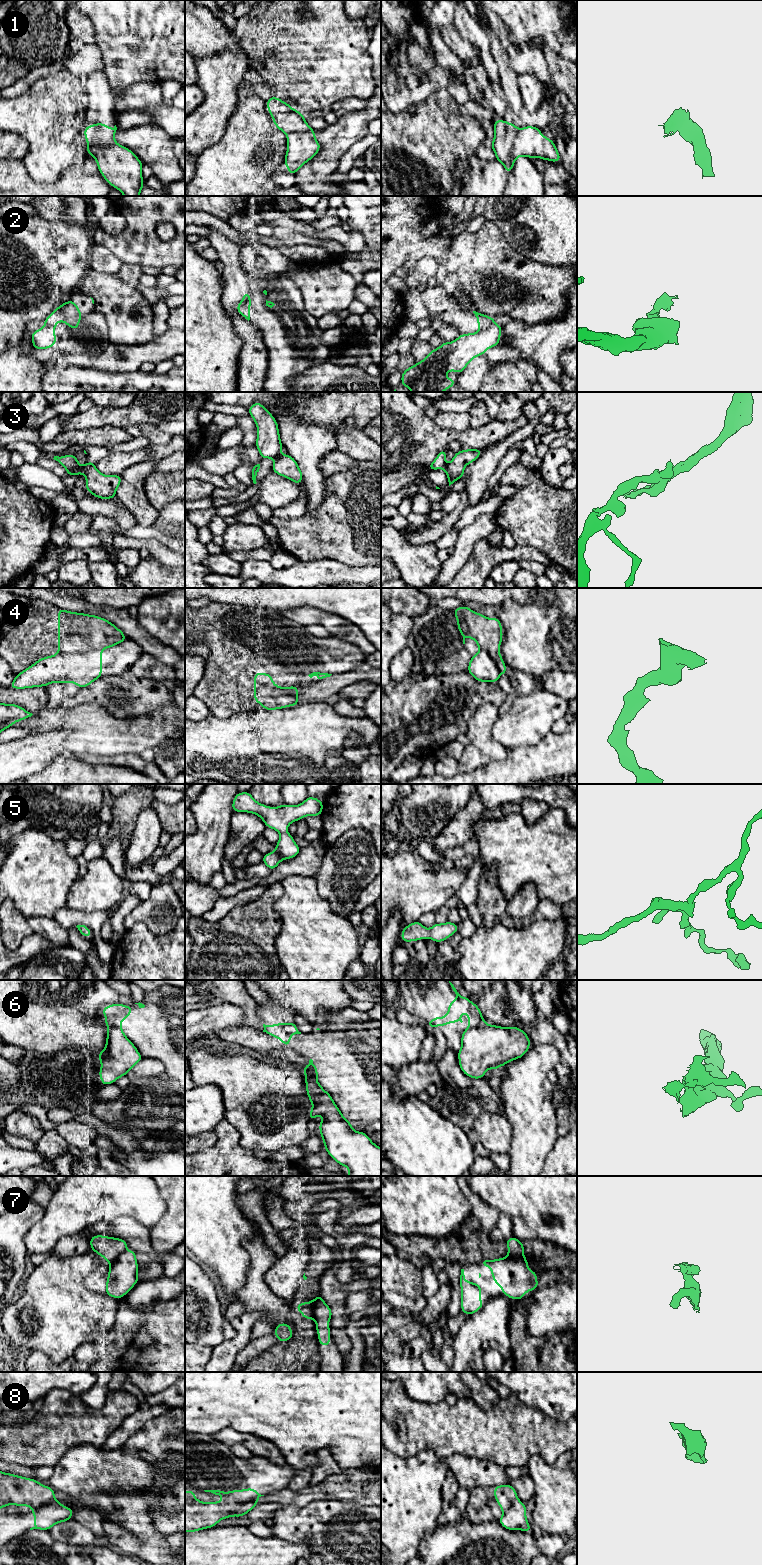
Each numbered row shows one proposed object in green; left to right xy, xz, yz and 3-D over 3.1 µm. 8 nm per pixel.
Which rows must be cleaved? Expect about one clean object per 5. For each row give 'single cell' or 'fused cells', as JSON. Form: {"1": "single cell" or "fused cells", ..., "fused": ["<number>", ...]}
{"1": "fused cells", "2": "fused cells", "3": "fused cells", "4": "fused cells", "5": "single cell", "6": "fused cells", "7": "fused cells", "8": "fused cells", "fused": ["1", "2", "3", "4", "6", "7", "8"]}

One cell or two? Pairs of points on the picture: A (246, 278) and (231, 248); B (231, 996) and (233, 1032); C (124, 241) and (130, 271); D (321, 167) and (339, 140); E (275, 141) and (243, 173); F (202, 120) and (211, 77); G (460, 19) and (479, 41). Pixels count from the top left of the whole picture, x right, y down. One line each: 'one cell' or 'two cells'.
A: one cell
B: two cells
C: two cells
D: one cell
E: one cell
F: one cell
G: one cell

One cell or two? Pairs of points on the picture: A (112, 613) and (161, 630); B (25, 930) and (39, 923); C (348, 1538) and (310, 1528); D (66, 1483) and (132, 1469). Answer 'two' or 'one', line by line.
A: two
B: two
C: one
D: one

